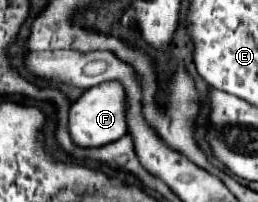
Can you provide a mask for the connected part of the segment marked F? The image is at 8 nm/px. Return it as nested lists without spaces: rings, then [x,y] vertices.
[[[108,81],[84,91],[70,107],[70,135],[72,141],[82,147],[100,147],[126,135],[126,91],[122,83]]]

